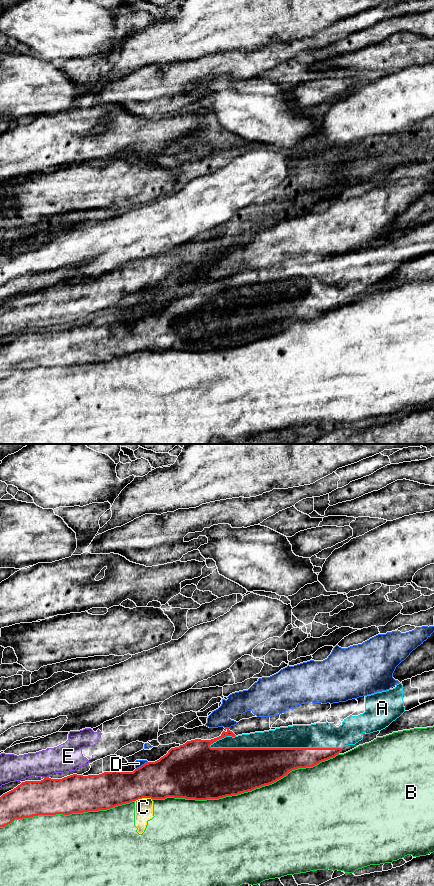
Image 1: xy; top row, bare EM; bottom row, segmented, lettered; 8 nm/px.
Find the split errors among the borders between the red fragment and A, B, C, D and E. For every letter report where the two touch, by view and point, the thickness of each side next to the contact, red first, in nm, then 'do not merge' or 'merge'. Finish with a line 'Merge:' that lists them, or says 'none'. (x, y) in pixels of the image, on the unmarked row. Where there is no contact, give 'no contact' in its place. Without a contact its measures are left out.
A: contact xy (275, 300); calibres 320 and 190 nm; merge
B: contact xy (245, 343); calibres 400 and 480 nm; do not merge
C: contact xy (143, 349); calibres 320 and 140 nm; do not merge
D: contact xy (142, 317); calibres 340 and 60 nm; do not merge
E: contact xy (47, 329); calibres 300 and 220 nm; do not merge
Merge: A

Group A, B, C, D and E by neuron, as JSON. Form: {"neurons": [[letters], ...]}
{"neurons": [["A"], ["B", "C"], ["D"], ["E"]]}

